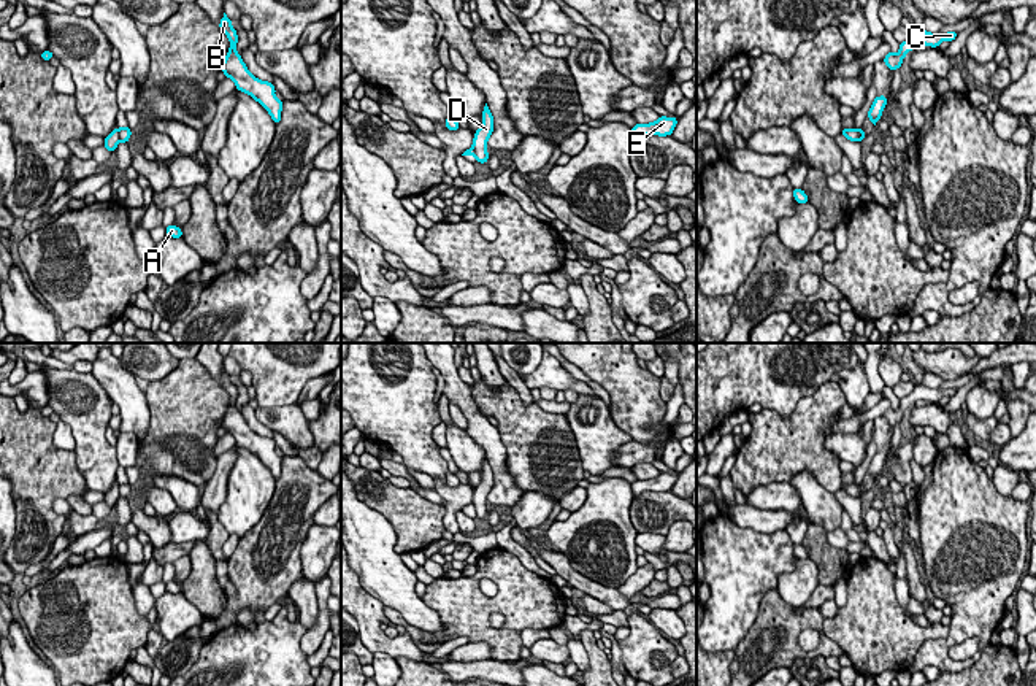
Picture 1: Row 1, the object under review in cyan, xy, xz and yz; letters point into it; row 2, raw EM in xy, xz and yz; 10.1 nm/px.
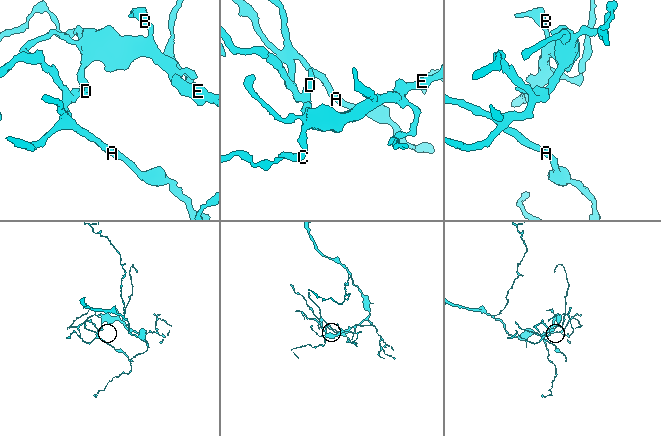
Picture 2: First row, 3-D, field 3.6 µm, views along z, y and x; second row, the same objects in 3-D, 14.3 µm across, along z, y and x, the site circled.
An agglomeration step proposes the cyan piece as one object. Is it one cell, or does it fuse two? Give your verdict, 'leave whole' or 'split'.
split

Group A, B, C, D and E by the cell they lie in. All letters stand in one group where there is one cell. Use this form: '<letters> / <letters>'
A / B C D E

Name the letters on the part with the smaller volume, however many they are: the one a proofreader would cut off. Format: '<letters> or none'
A

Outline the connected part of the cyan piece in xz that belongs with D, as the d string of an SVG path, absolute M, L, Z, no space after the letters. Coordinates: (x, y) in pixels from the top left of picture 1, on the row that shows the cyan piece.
M485 103L484 111L482 111L482 125L474 132L474 140L473 140L473 149L476 152L476 160L479 164L485 164L489 159L487 154L487 140L493 132L493 116Z

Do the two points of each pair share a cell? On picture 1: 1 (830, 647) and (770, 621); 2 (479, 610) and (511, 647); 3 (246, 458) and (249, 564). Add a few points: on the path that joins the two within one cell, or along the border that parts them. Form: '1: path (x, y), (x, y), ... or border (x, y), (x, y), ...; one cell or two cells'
1: path (821, 631), (811, 621), (786, 621); one cell
2: path (479, 621), (500, 640); one cell
3: border (270, 499), (262, 516), (240, 539); two cells

